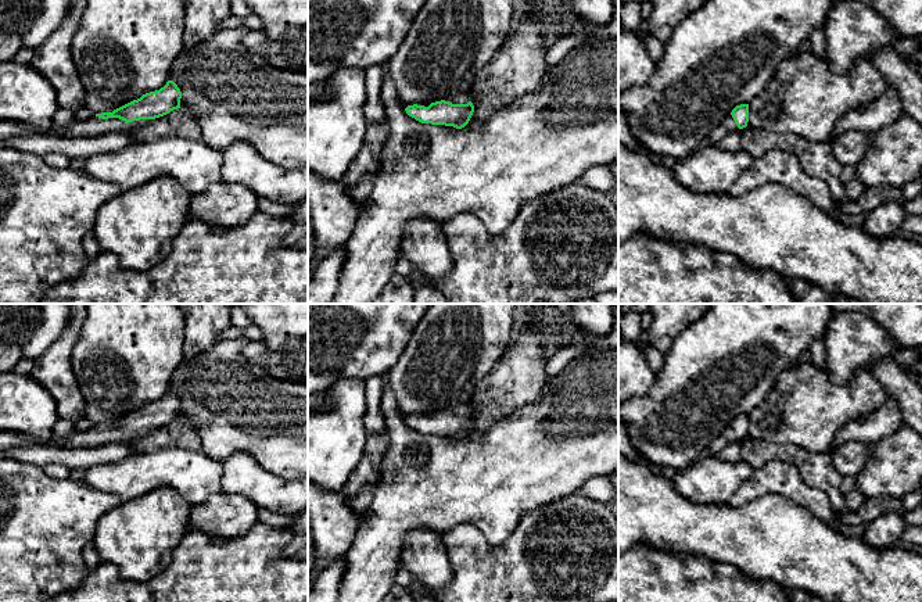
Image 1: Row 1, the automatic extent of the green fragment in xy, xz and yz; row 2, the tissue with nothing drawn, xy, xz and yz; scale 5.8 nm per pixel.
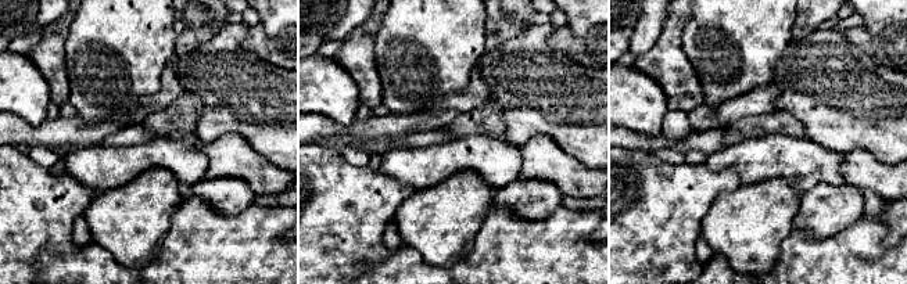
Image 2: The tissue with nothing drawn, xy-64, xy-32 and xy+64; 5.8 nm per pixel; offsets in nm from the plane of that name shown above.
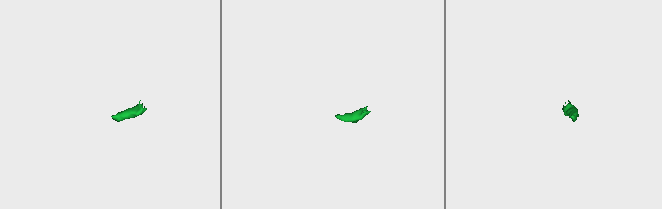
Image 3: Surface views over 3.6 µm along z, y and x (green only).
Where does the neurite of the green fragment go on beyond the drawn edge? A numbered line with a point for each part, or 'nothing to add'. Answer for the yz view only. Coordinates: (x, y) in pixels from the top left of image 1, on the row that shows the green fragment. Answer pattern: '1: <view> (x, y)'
1: yz (728, 125)

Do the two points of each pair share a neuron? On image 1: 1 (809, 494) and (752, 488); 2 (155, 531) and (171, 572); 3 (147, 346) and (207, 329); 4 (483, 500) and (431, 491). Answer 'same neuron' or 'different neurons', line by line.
1: same neuron
2: different neurons
3: different neurons
4: same neuron

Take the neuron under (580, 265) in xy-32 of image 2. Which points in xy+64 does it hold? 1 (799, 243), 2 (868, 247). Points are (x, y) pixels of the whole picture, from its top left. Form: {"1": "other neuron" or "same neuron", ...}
{"1": "same neuron", "2": "same neuron"}

